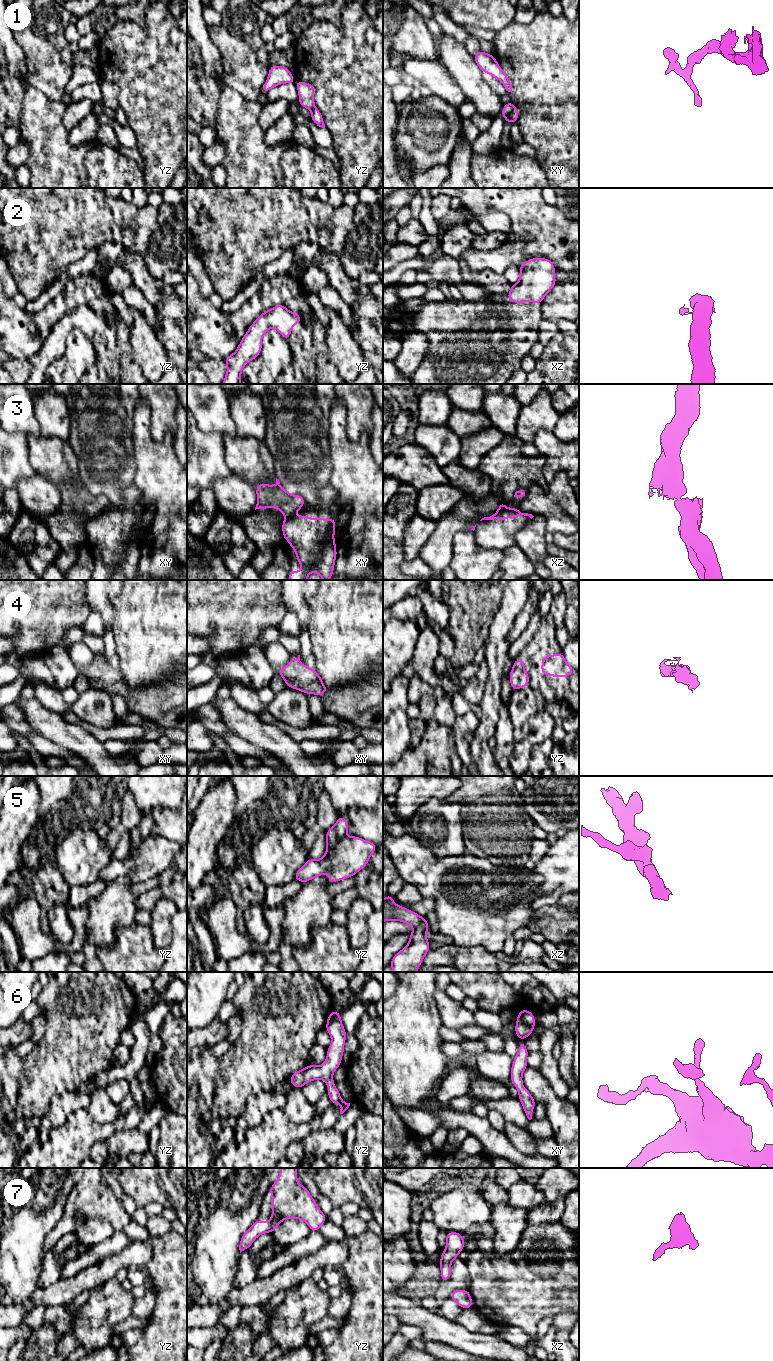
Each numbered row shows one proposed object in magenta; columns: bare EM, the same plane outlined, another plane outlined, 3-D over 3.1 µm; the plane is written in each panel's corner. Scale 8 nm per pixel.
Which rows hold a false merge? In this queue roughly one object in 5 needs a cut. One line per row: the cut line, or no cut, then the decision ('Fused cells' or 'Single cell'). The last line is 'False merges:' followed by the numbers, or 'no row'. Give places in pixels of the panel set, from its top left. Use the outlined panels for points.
1: No split. Single cell
2: No split. Single cell
3: Split along xy (293, 516), (286, 518). Fused cells
4: No split. Single cell
5: Split along yz (346, 835), (334, 848), (327, 849). Fused cells
6: No split. Single cell
7: No split. Single cell
False merges: 3, 5

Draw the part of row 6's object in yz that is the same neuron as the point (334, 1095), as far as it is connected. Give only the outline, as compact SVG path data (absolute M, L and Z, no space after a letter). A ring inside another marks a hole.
M331 1010L327 1017L325 1026L332 1042L327 1049L327 1057L321 1066L307 1065L302 1070L294 1072L290 1077L293 1087L302 1088L306 1083L322 1079L328 1086L328 1095L331 1104L338 1103L341 1106L340 1114L343 1114L350 1106L350 1103L344 1102L340 1096L337 1087L334 1085L332 1077L334 1071L341 1065L346 1040L346 1031L341 1021L341 1013Z

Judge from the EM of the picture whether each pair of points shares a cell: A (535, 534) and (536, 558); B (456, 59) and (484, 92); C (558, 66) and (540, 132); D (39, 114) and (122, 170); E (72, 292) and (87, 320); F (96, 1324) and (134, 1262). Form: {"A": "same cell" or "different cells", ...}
{"A": "same cell", "B": "same cell", "C": "same cell", "D": "same cell", "E": "different cells", "F": "different cells"}

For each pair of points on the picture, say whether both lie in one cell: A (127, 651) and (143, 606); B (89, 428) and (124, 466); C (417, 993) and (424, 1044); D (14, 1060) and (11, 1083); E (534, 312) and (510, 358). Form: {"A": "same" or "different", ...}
{"A": "same", "B": "same", "C": "same", "D": "same", "E": "same"}

